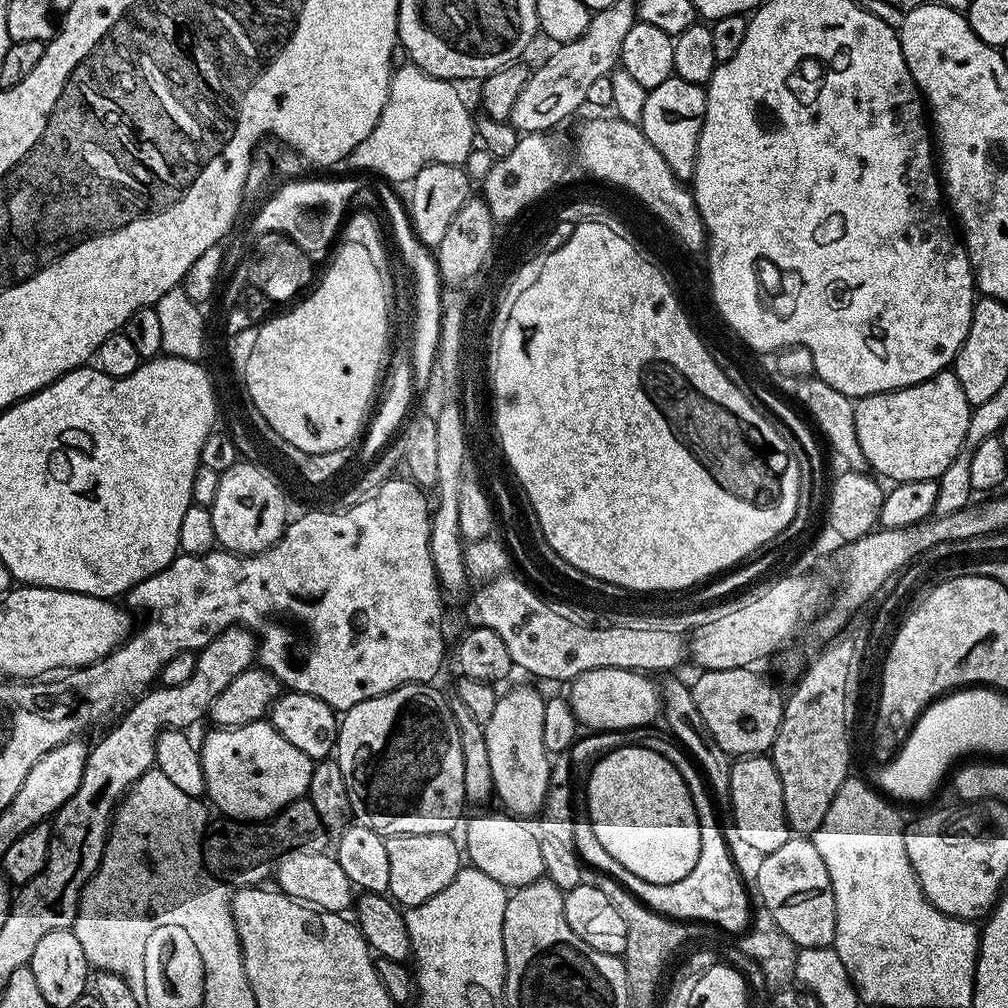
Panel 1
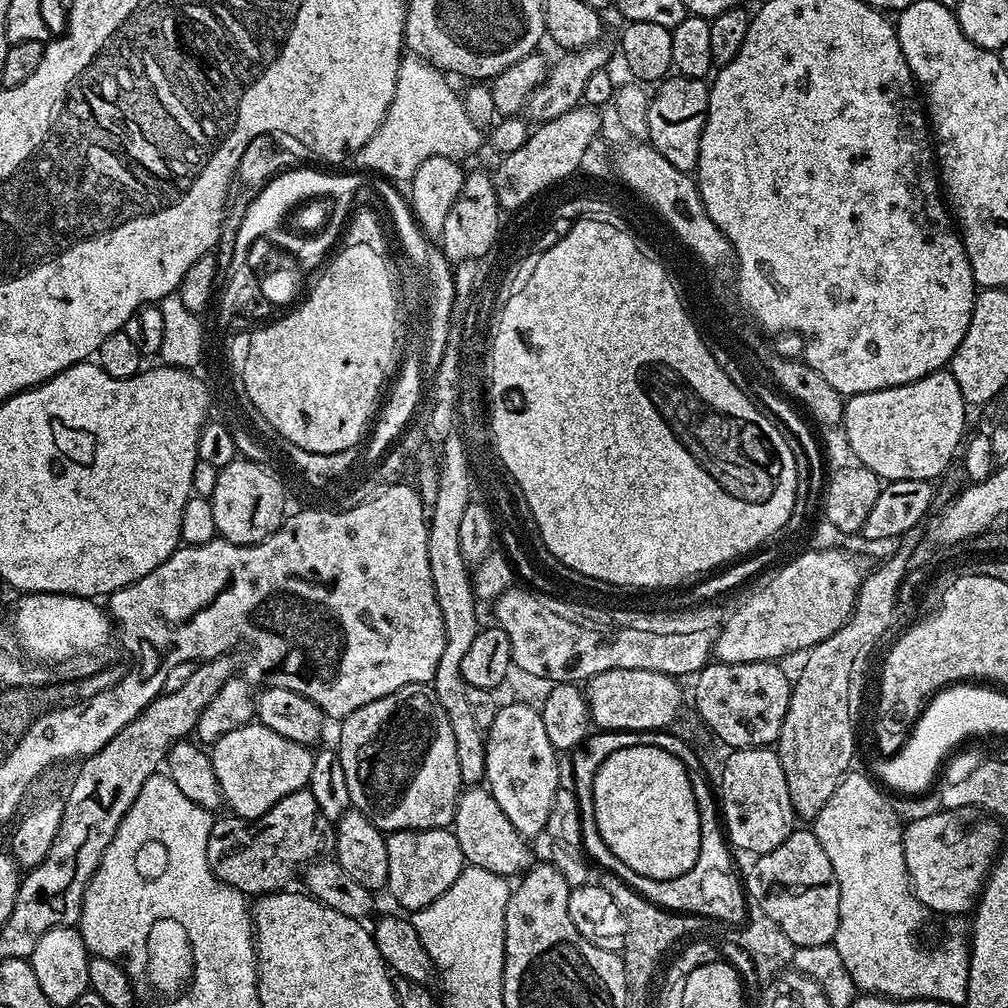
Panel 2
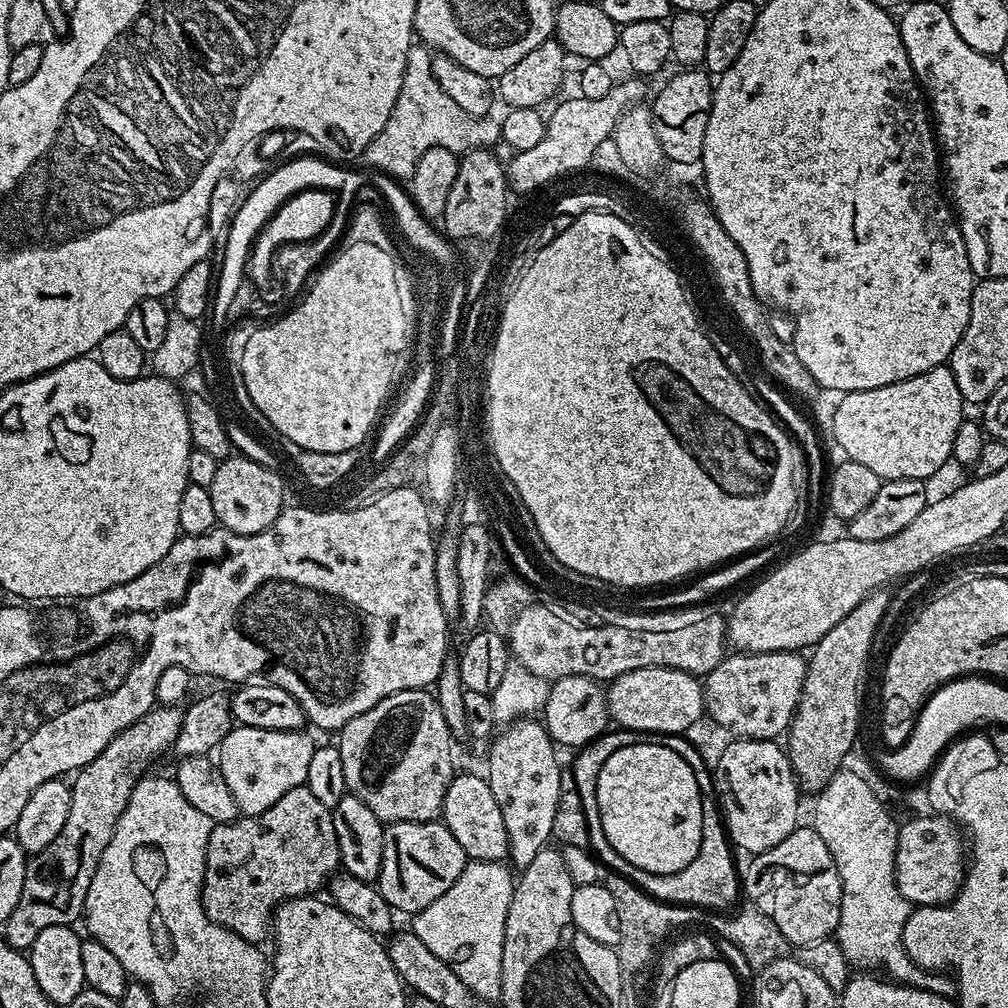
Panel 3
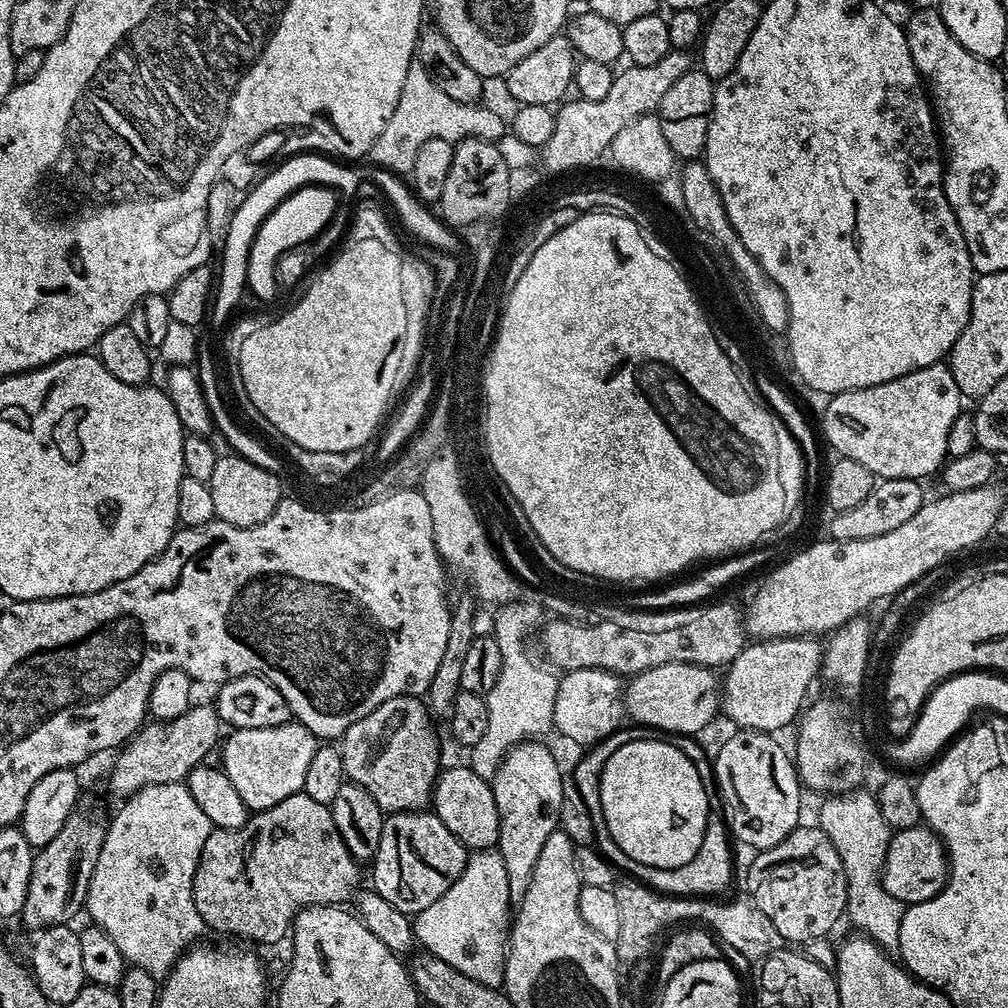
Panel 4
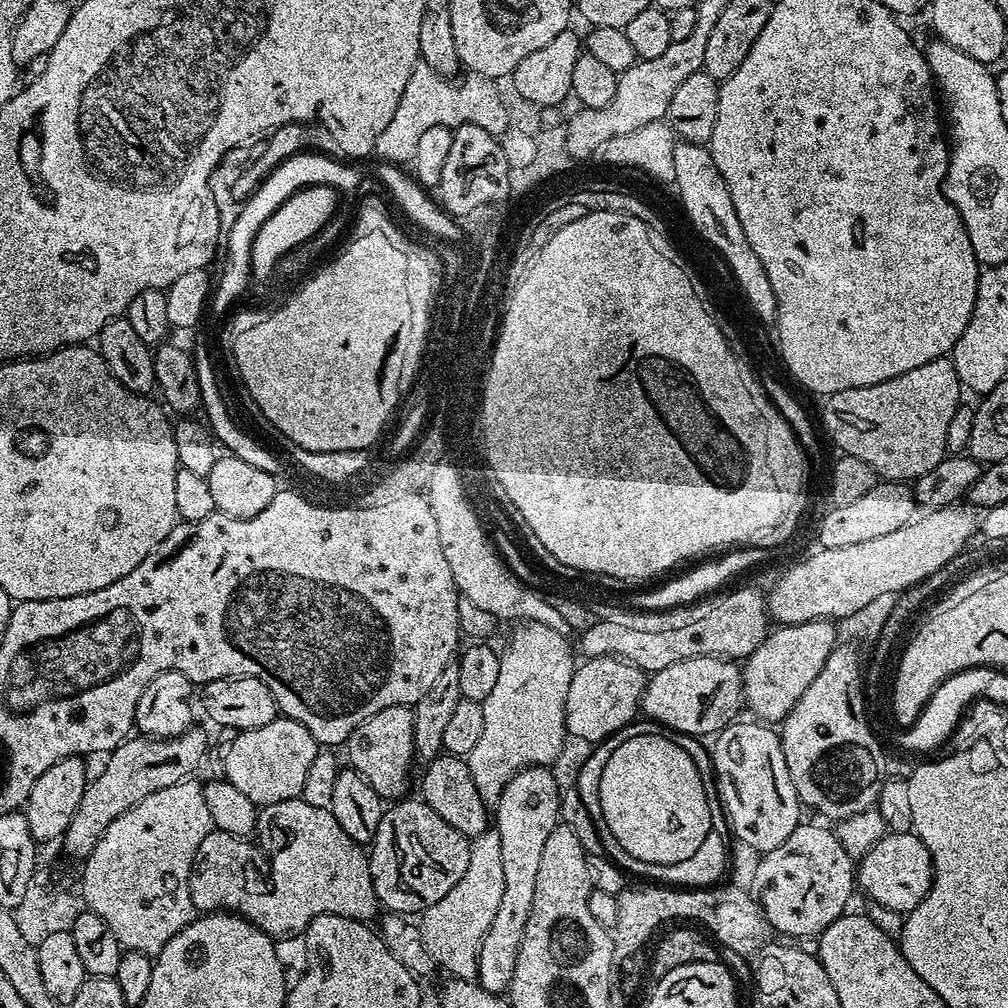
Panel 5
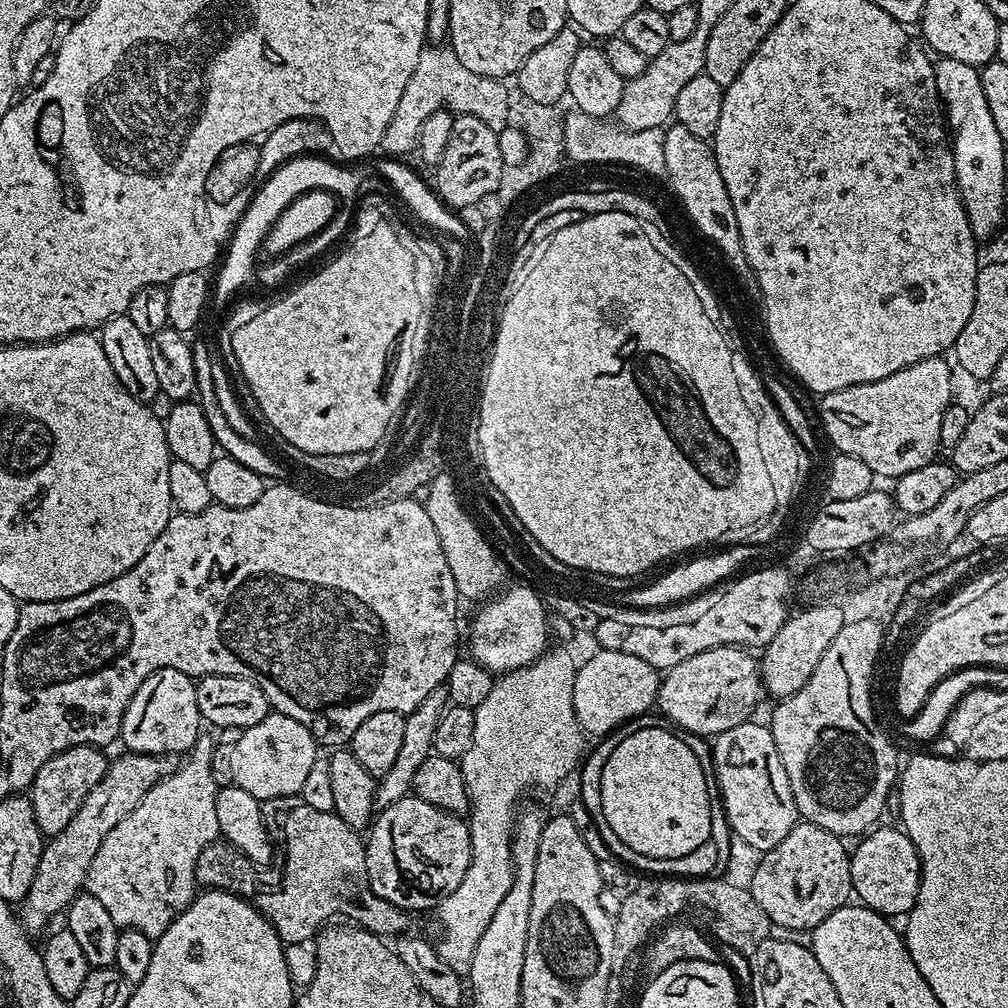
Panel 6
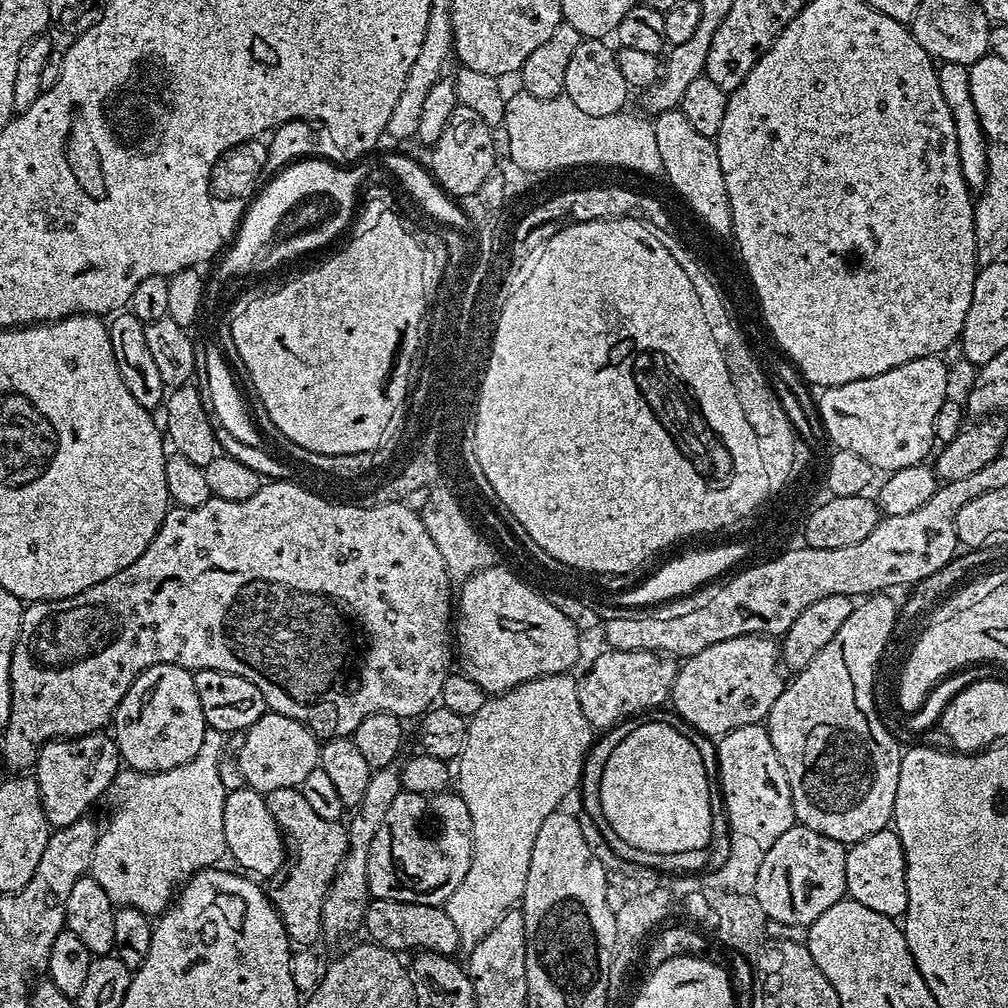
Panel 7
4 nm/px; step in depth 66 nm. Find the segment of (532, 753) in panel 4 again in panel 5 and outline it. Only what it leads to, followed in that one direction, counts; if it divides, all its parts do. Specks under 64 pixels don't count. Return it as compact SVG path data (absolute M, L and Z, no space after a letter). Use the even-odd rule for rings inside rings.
M548 766L521 768L506 782L499 800L494 804L494 830L500 835L502 846L502 899L494 913L494 922L484 939L484 951L480 958L478 983L488 992L507 993L514 978L514 964L518 958L520 943L530 918L530 906L534 906L534 885L538 882L538 866L542 862L542 850L550 830L561 823L560 798L562 784L556 781L553 769Z

